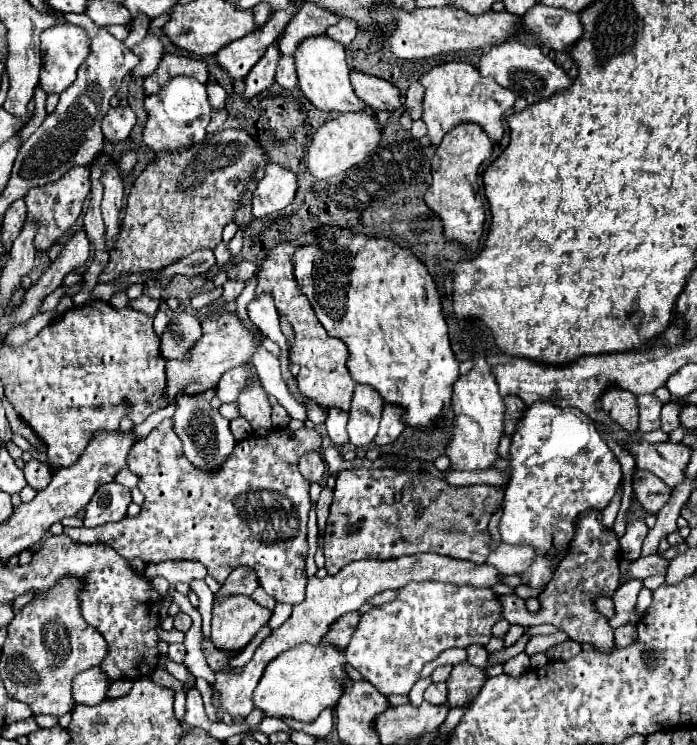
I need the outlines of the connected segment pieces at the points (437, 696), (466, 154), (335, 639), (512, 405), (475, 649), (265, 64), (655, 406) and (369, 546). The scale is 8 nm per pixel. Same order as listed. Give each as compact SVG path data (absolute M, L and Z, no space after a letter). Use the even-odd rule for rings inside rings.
M432 682L424 692L424 700L432 702L432 704L444 704L446 702L446 684L444 682Z
M460 124L444 136L432 158L432 184L424 196L426 206L442 220L444 238L460 242L468 250L476 250L486 210L480 196L480 166L492 156L492 142L478 124Z
M352 612L340 620L336 620L336 624L332 624L328 636L324 636L324 644L334 644L340 650L344 650L348 646L348 640L352 638L352 632L356 630L356 624L360 622L360 612Z
M504 396L504 404L506 404L504 428L506 428L506 434L508 434L508 436L512 436L514 424L516 424L516 420L522 416L522 410L526 408L526 404L524 404L518 396Z
M473 644L467 649L467 661L474 666L480 666L480 668L486 668L486 658L488 658L488 652L484 646L478 646L478 644Z
M276 40L266 50L266 54L258 60L258 64L250 70L250 74L244 78L244 84L246 84L244 96L246 96L246 100L250 100L252 96L260 94L262 90L266 90L274 82L278 58L280 58L280 50L278 50L278 40Z
M638 396L638 410L640 410L640 420L638 420L638 430L640 432L652 432L660 428L660 400L656 396Z
M392 468L342 470L334 486L334 502L326 522L326 570L328 574L336 574L352 560L390 560L418 552L434 552L484 564L490 554L488 520L502 504L502 496L504 492L496 486L476 484L456 488L432 474L416 480L416 476L408 476L408 472L396 472ZM394 492L402 494L400 502L396 502ZM352 524L360 528L354 536L348 534Z

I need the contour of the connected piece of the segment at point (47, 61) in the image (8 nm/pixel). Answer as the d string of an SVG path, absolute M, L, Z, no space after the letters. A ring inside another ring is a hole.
M62 24L44 30L40 40L40 86L48 94L62 94L76 80L76 70L88 56L88 34L78 26Z

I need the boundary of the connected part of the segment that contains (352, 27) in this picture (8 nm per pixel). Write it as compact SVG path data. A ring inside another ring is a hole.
M340 20L338 24L330 26L330 28L326 30L326 34L328 34L332 40L336 40L338 44L348 46L348 44L354 40L354 36L358 34L358 24L352 22L352 20Z

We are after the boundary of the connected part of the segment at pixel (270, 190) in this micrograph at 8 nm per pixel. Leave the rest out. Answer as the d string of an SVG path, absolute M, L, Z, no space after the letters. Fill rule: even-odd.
M268 164L252 196L252 214L260 218L286 208L294 200L296 190L298 190L296 172L280 164Z

